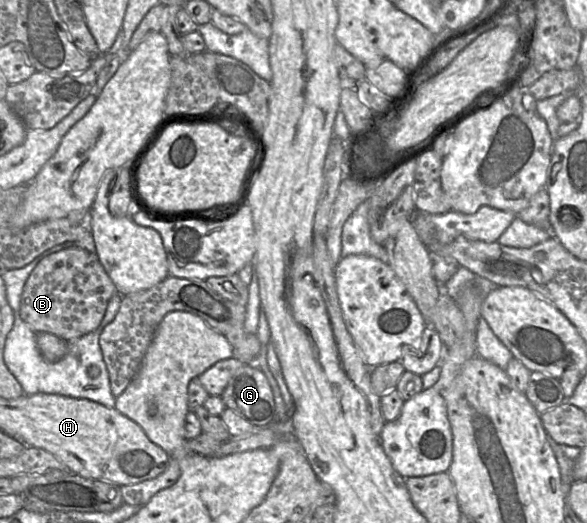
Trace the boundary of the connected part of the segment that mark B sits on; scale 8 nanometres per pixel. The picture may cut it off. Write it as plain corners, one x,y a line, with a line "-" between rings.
69,247
43,258
27,278
20,303
20,317
37,332
48,332
66,341
98,328
117,289
96,253

